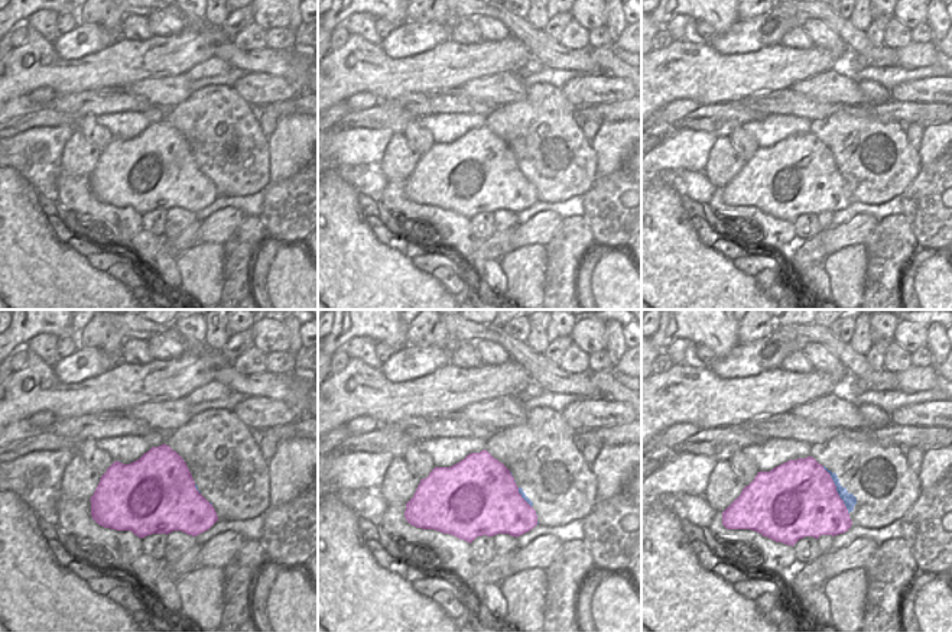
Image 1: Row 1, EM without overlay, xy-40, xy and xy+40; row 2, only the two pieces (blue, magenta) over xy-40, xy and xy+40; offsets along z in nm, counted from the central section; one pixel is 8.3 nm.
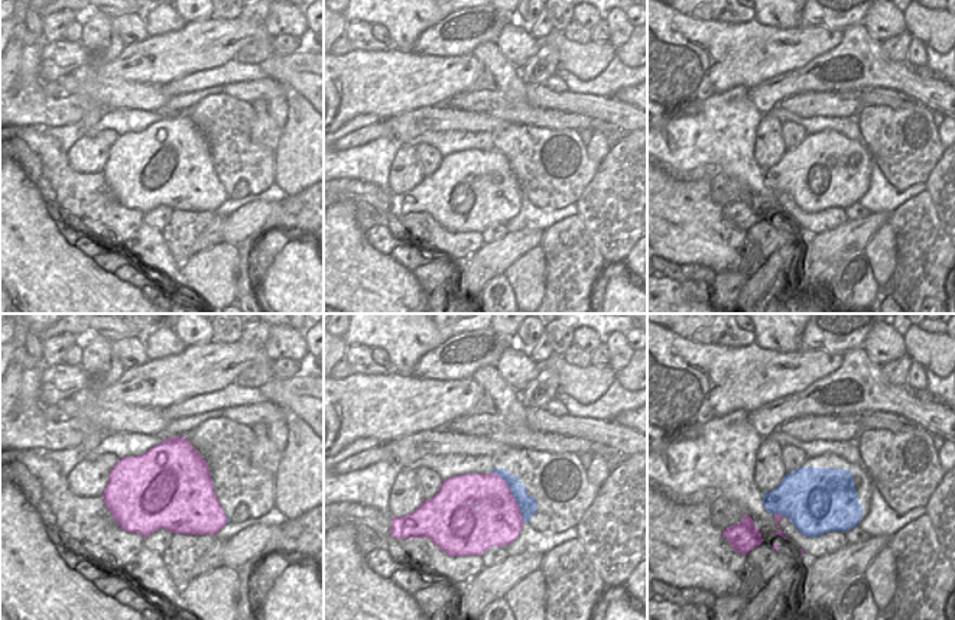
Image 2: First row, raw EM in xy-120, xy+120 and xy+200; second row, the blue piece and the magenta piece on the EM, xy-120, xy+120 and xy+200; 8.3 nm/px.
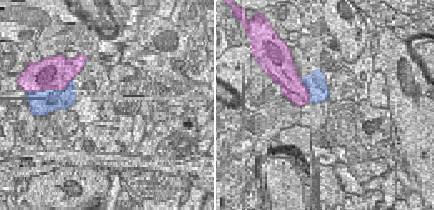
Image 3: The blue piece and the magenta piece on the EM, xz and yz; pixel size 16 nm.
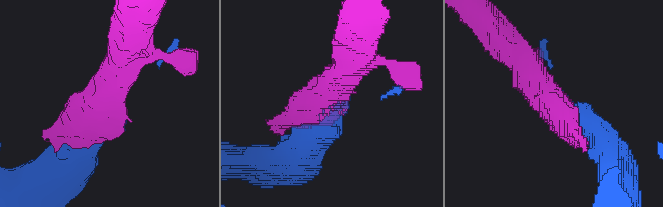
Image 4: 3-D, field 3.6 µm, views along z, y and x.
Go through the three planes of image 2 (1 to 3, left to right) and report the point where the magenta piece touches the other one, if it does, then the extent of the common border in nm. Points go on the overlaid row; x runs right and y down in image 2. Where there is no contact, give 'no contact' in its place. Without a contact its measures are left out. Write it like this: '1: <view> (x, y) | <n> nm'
1: xy-120 (226, 516) | 70 nm
2: xy+120 (513, 496) | 500 nm
3: xy+200 (780, 513) | 100 nm

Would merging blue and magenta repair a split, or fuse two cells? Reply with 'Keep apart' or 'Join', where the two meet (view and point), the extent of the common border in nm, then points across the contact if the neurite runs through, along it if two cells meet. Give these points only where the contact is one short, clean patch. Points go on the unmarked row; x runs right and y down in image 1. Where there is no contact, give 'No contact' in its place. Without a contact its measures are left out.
Join. Touches blue at xy+40 (837, 167). Shared border 460 nm.

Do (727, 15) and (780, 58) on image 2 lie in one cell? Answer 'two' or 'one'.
two

